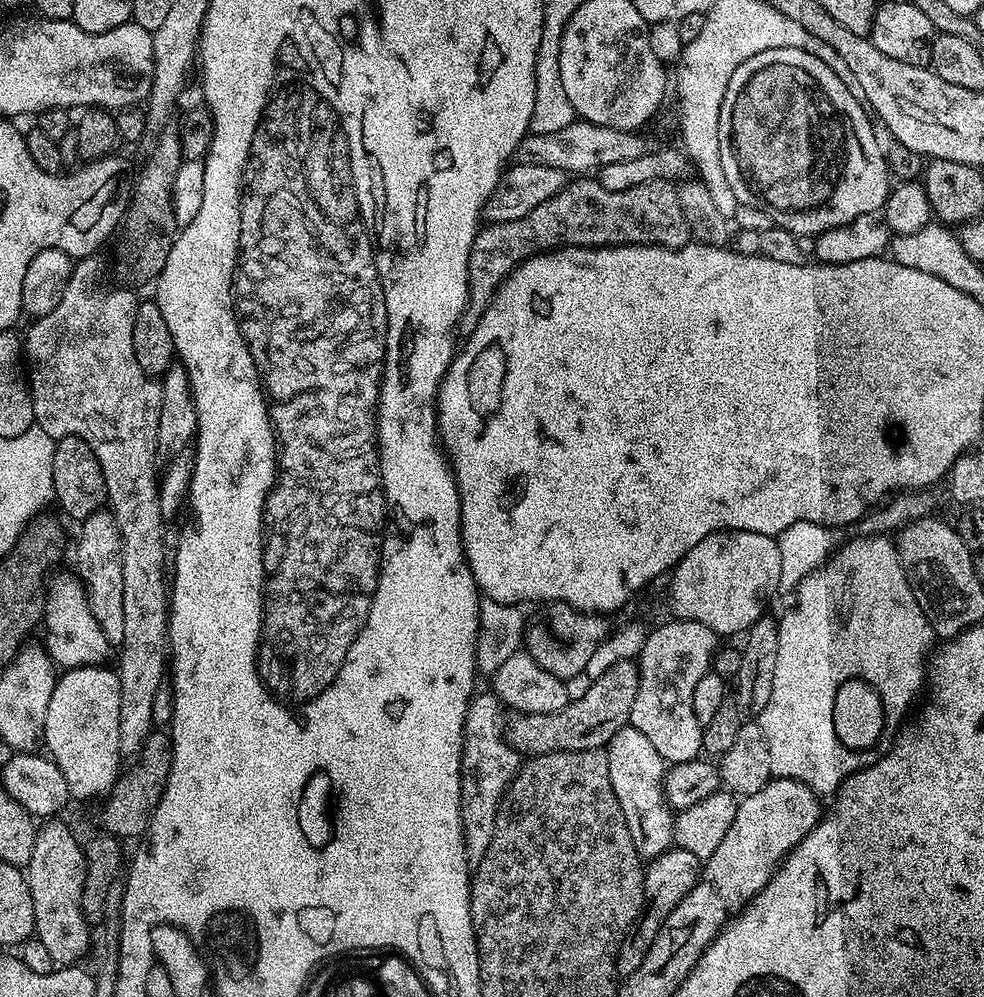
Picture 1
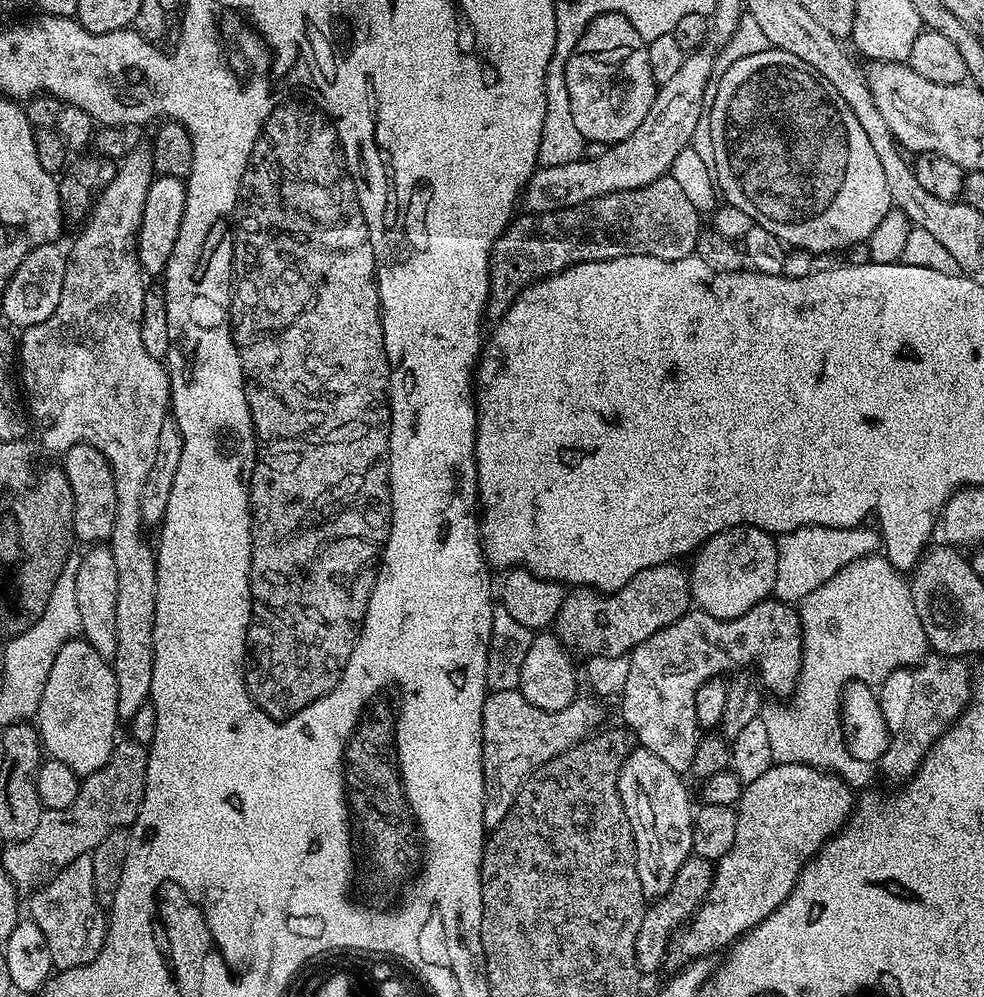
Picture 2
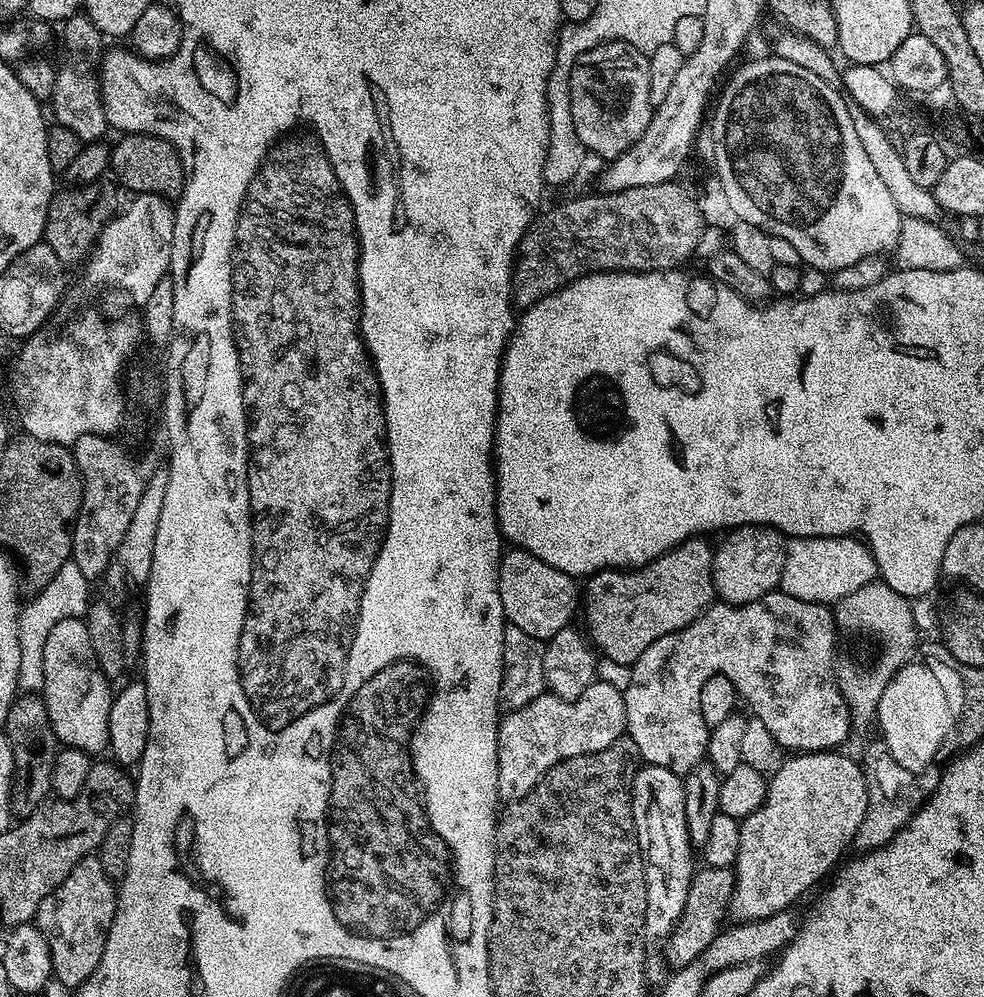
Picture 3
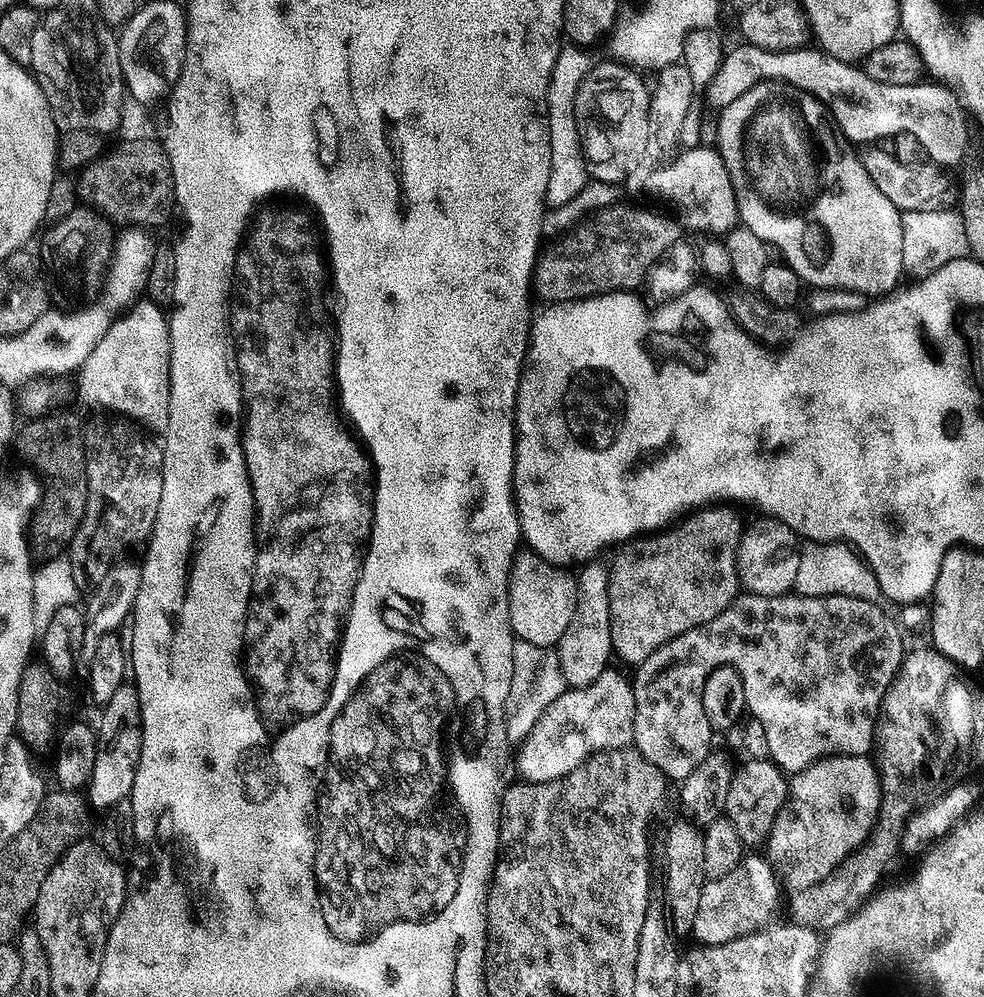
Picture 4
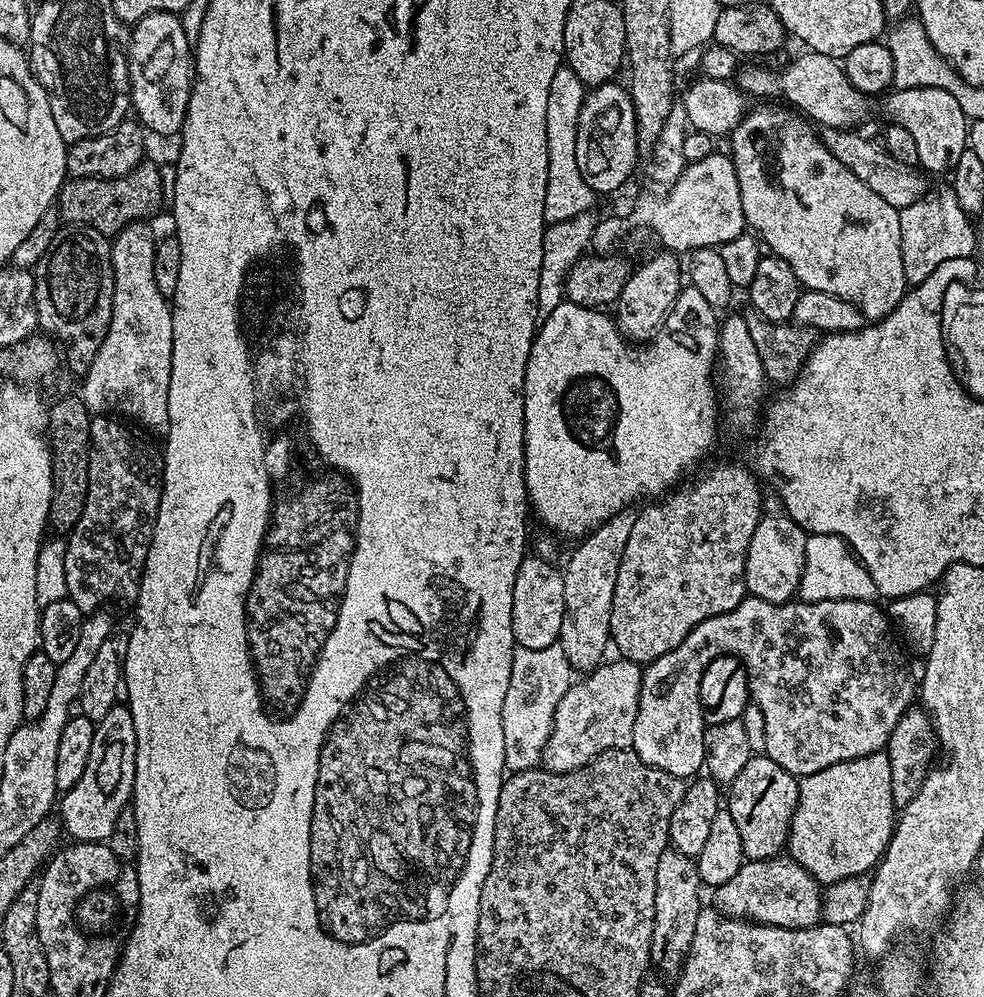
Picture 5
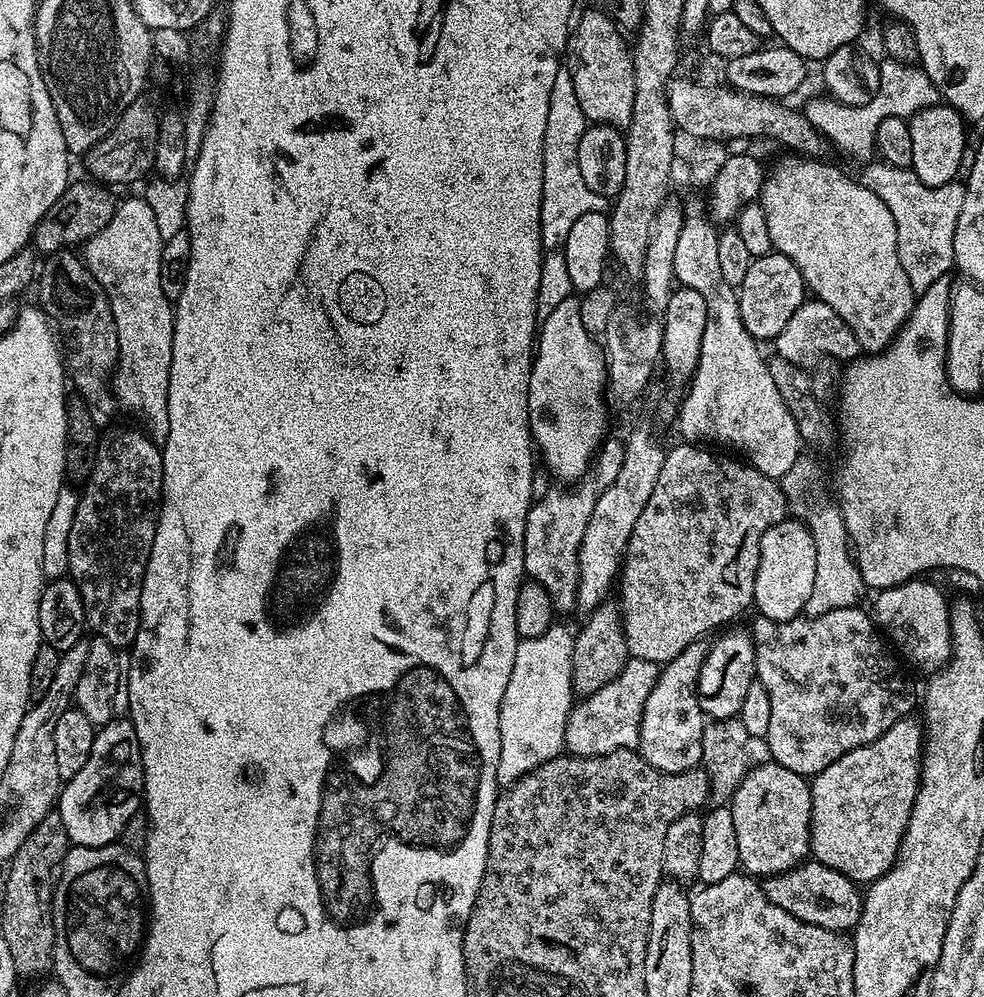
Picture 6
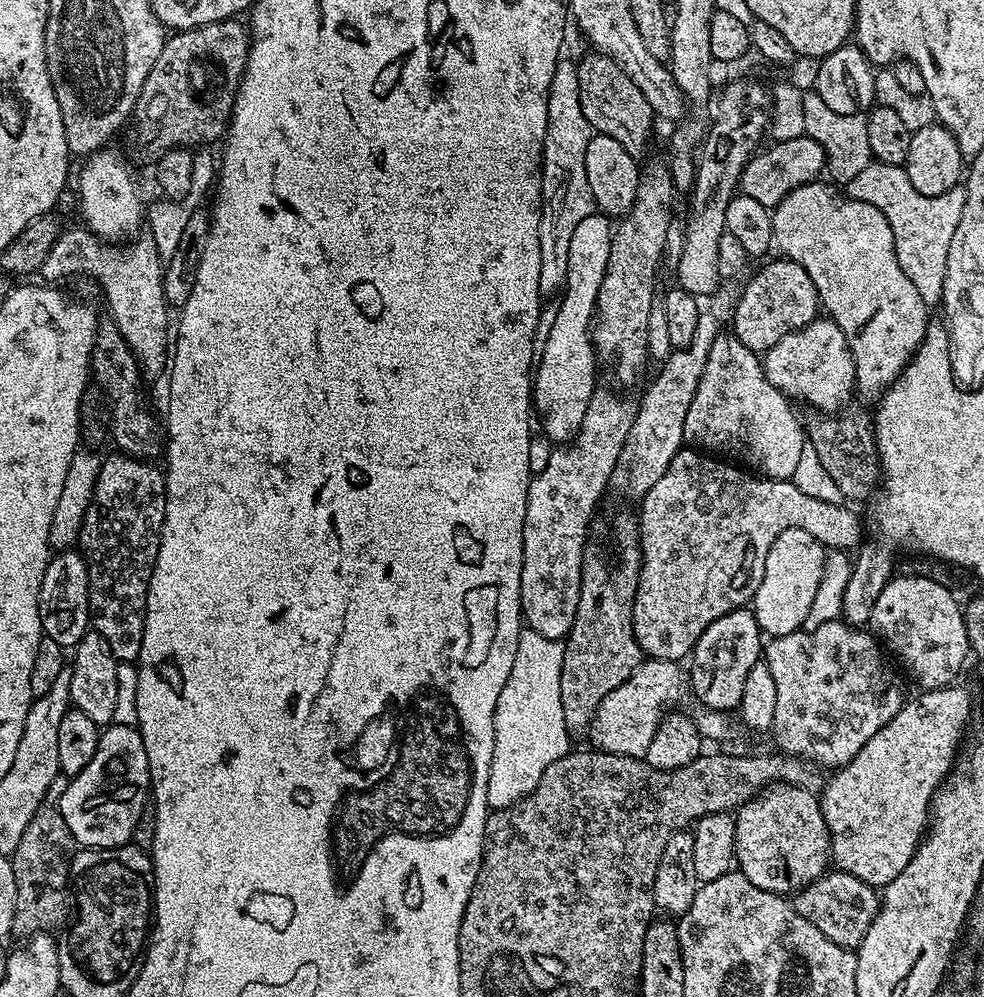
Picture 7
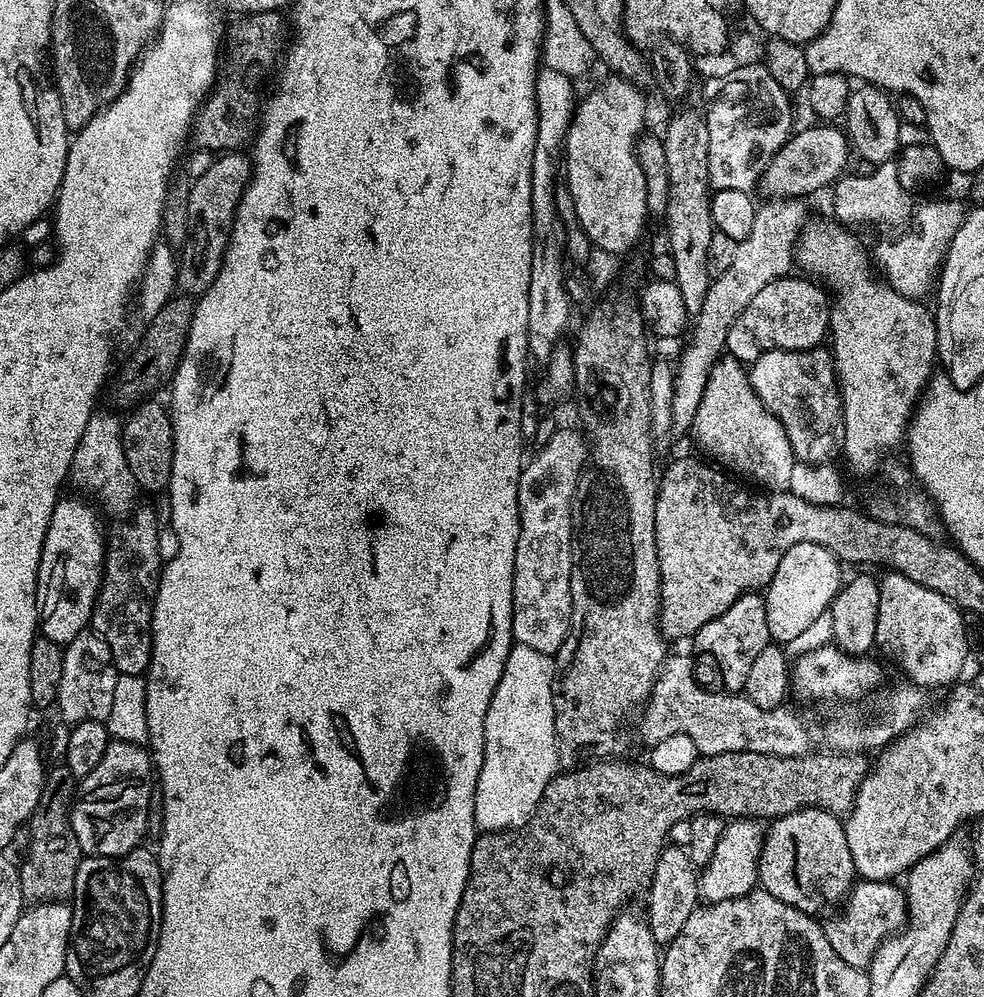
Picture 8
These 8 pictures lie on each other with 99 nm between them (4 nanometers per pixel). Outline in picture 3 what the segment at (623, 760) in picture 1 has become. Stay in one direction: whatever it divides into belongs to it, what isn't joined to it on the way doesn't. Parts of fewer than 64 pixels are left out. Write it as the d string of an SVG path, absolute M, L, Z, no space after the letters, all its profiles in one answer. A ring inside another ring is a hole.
M643 765L632 780L632 813L634 814L636 837L643 860L643 876L646 878L646 914L644 915L644 935L649 941L660 940L672 935L680 915L684 913L689 884L696 865L692 860L694 845L689 841L686 830L685 790L679 773L665 767Z

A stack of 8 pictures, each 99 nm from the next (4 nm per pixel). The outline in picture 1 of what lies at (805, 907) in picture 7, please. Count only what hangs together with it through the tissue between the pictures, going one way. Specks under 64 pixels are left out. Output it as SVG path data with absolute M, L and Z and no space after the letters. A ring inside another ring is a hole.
M675 846L670 847L668 851L653 859L645 867L644 898L646 907L643 909L638 923L620 942L620 949L616 955L617 973L627 974L638 970L638 966L642 966L642 958L646 958L658 930L664 924L664 919L668 917L670 910L674 910L674 906L678 906L678 902L682 902L682 898L686 898L686 894L690 894L690 890L700 878L701 867L701 860L694 854L690 854L690 850L682 850Z

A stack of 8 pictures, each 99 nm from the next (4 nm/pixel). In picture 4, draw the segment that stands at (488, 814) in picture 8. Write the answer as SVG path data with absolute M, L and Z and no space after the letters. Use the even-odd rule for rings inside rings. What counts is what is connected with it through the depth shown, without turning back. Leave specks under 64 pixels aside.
M517 639L513 643L512 649L514 650L514 678L510 678L510 694L506 698L504 707L504 734L509 741L519 742L534 728L534 722L542 716L546 706L550 706L550 702L554 702L554 698L563 694L566 685L562 668L556 657L555 647L536 646L531 642Z

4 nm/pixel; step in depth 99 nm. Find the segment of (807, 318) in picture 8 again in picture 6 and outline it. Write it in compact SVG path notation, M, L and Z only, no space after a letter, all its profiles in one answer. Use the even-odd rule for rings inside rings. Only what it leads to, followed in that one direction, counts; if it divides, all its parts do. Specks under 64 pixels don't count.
M773 250L766 256L753 259L750 270L746 270L746 282L740 284L738 295L742 324L746 326L746 330L750 330L757 342L772 342L778 334L782 334L786 322L790 322L794 315L794 310L804 304L806 285L798 266L794 266L790 258Z

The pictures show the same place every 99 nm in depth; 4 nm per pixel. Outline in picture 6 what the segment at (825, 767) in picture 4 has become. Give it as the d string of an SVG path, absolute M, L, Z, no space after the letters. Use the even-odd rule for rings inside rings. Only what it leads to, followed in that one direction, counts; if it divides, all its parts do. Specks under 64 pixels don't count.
M905 718L894 722L886 734L861 748L850 750L838 762L811 777L811 855L857 882L871 882L892 868L910 822L920 789L922 745L926 736L921 725Z

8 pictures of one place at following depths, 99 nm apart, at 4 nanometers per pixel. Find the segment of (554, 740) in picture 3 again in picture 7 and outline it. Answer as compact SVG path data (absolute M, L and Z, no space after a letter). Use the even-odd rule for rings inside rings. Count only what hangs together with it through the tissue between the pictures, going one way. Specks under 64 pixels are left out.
M648 658L640 663L630 679L602 698L590 725L596 743L593 745L602 752L647 757L650 742L654 742L654 734L669 707L668 699L680 692L680 667L675 660Z

